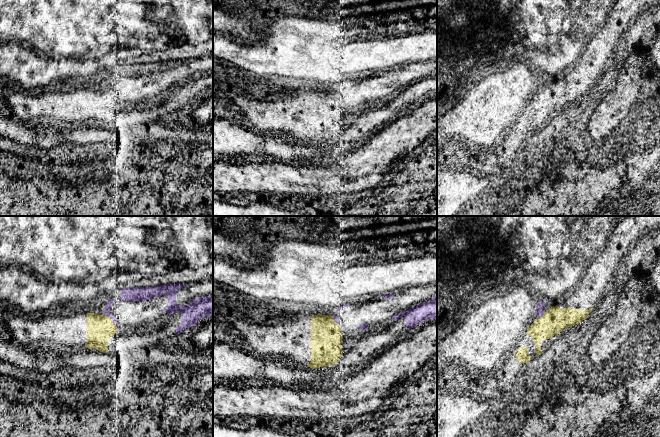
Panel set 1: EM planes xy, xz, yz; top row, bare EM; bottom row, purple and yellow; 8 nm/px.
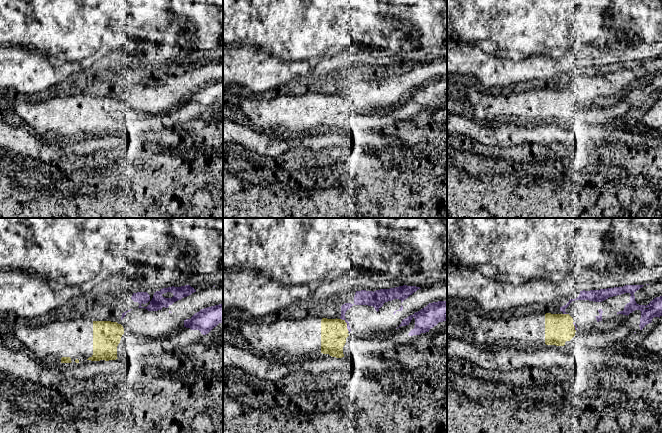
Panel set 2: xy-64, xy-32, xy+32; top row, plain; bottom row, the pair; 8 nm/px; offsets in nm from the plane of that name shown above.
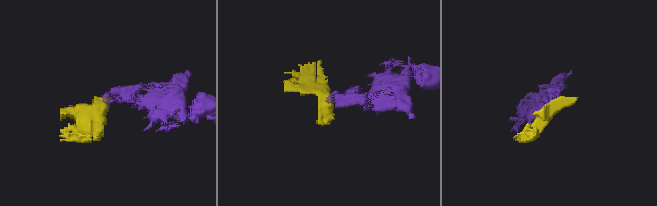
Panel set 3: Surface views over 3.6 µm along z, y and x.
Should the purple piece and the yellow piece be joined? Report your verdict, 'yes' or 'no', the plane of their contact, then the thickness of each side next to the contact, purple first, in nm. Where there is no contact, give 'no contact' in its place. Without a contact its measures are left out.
no; contact in xy; calibres 110 and 220 nm

